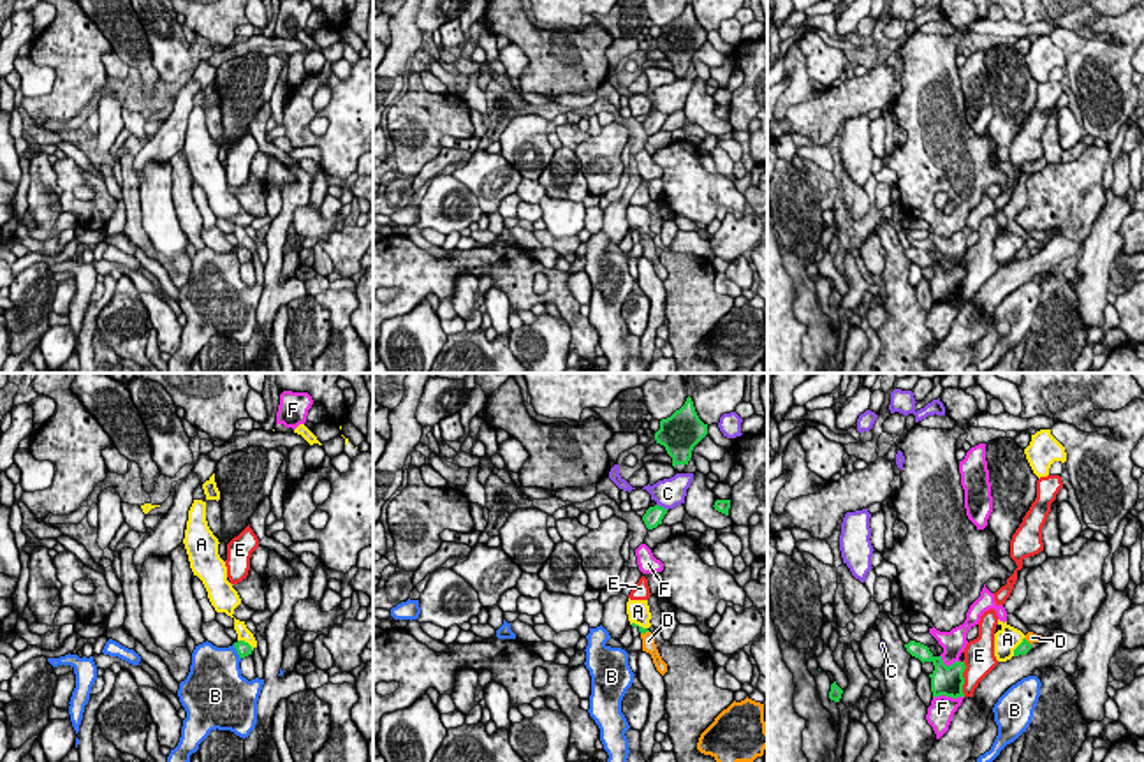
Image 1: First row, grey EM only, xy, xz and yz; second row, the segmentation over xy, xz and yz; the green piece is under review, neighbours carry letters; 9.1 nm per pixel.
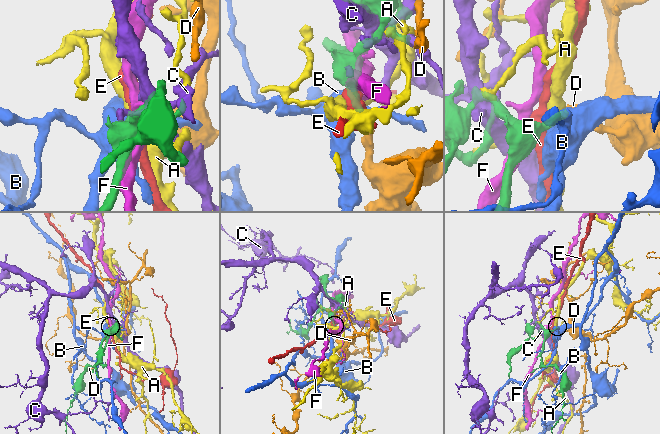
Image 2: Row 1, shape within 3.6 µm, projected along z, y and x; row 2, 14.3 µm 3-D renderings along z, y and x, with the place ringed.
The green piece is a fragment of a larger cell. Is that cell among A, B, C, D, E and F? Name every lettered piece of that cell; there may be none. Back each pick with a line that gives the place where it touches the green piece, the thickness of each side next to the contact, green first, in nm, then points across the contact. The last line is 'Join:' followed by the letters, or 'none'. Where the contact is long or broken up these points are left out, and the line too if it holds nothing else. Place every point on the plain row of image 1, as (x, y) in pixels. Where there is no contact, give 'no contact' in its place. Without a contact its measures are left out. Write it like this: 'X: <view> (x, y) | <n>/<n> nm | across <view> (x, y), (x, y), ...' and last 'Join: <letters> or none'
D: xz (645, 238) | 60/130 nm | across xz (643, 236), (645, 238), (648, 247)
Join: D

